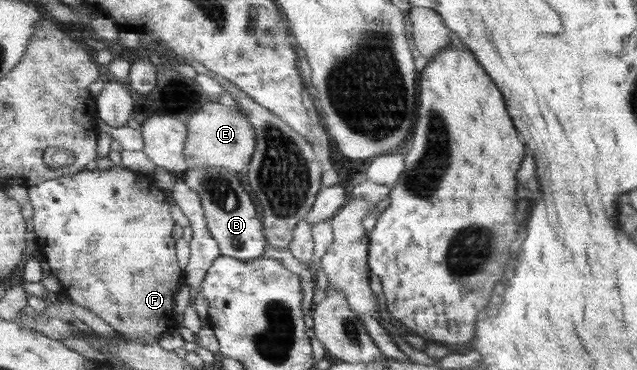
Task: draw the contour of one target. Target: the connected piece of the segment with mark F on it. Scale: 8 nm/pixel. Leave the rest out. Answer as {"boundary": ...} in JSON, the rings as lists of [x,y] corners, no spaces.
{"boundary":[[[114,166],[106,170],[99,168],[83,170],[74,175],[66,175],[54,180],[41,182],[36,186],[29,187],[30,203],[34,213],[32,215],[34,231],[38,237],[38,246],[42,257],[52,269],[53,274],[59,280],[61,290],[66,292],[76,304],[95,312],[108,324],[115,327],[116,331],[128,341],[138,342],[144,345],[158,343],[161,336],[176,330],[176,295],[184,280],[184,269],[180,266],[177,255],[177,240],[172,238],[174,230],[174,218],[170,214],[170,204],[165,191],[159,188],[151,176],[137,173],[124,166]]]}

